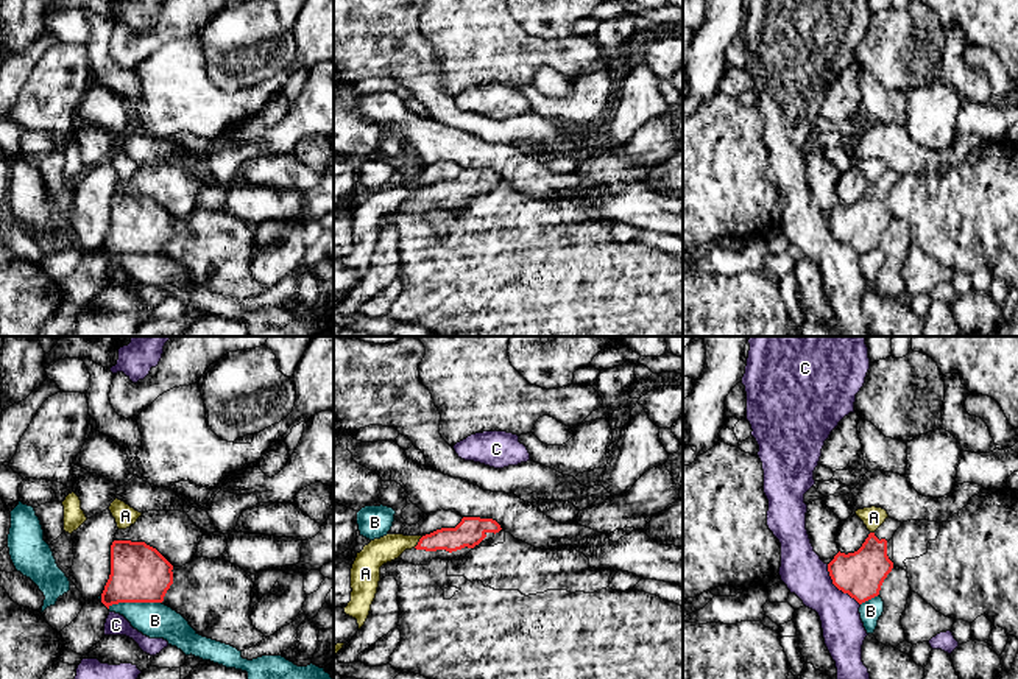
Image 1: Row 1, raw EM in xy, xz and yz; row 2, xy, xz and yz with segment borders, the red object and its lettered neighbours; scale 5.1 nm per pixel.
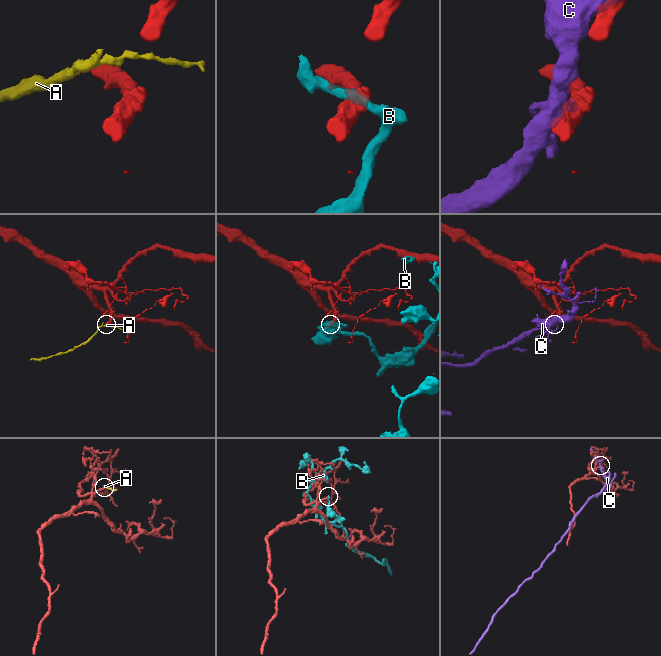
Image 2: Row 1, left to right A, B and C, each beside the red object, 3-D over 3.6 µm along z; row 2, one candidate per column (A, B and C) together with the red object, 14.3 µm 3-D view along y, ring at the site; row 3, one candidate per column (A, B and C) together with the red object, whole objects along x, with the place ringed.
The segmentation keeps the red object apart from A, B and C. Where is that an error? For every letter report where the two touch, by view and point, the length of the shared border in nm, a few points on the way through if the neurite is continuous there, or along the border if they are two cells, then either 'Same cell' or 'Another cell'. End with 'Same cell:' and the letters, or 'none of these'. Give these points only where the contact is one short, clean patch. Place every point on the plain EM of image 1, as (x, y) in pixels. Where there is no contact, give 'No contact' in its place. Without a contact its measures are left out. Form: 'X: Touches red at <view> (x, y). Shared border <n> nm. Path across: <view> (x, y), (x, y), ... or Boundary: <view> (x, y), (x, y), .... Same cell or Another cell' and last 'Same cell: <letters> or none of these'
A: Touches red at xz (418, 193). Shared border 80 nm. Boundary: xz (423, 187), (413, 198). Another cell
B: Touches red at xy (134, 253). Shared border 280 nm. Another cell
C: Touches red at yz (837, 239). Shared border 280 nm. Another cell
Same cell: none of these

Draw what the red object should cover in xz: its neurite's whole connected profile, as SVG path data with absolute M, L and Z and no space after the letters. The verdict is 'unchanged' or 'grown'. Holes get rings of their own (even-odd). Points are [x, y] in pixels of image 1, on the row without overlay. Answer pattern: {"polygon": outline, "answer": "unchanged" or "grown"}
{"polygon": "M463 168L455 179L441 179L422 187L415 199L401 206L401 210L413 216L429 216L432 210L458 212L500 181L493 170Z", "answer": "grown"}

